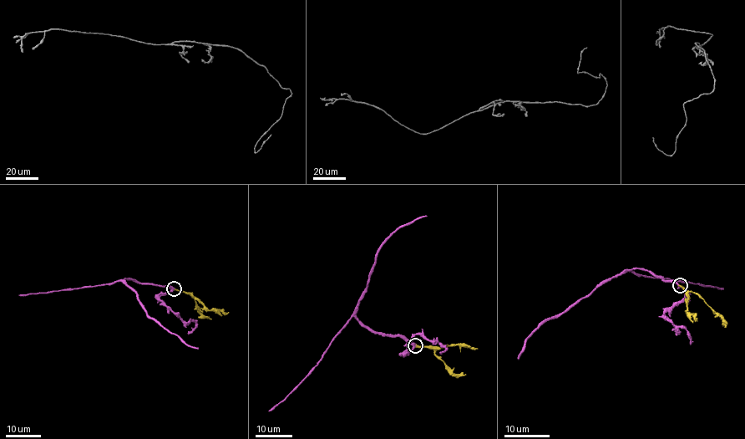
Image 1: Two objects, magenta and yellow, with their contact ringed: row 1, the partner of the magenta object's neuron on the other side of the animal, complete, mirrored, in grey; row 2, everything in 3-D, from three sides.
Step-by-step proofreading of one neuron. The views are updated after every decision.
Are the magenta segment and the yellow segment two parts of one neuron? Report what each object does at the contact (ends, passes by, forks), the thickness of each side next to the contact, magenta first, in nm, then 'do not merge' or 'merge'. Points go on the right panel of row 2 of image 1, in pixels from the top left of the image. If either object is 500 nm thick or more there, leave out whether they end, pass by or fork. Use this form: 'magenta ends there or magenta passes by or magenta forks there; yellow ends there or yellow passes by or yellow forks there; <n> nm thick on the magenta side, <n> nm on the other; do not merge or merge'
magenta passes by; yellow ends there; 400 nm thick on the magenta side, 360 nm on the other; merge

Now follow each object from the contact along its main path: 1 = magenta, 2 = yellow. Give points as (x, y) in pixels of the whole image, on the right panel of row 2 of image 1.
1: (680, 285), (636, 268), (601, 281), (590, 293), (560, 313), (542, 320), (526, 339), (519, 359)
2: (680, 285), (704, 300), (722, 318), (725, 328)

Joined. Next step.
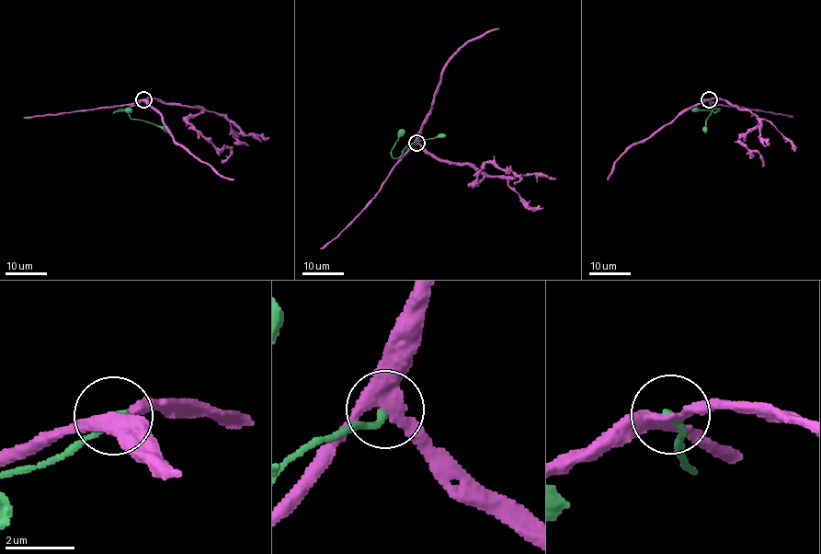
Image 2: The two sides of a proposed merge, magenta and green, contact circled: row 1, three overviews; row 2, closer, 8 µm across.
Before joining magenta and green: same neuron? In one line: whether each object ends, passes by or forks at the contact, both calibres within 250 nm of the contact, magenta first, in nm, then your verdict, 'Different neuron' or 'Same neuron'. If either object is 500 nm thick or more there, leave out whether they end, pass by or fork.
At the ring magenta forks. At the ring green ends. Thickness 360 nm (magenta) against 220 nm. Different neuron

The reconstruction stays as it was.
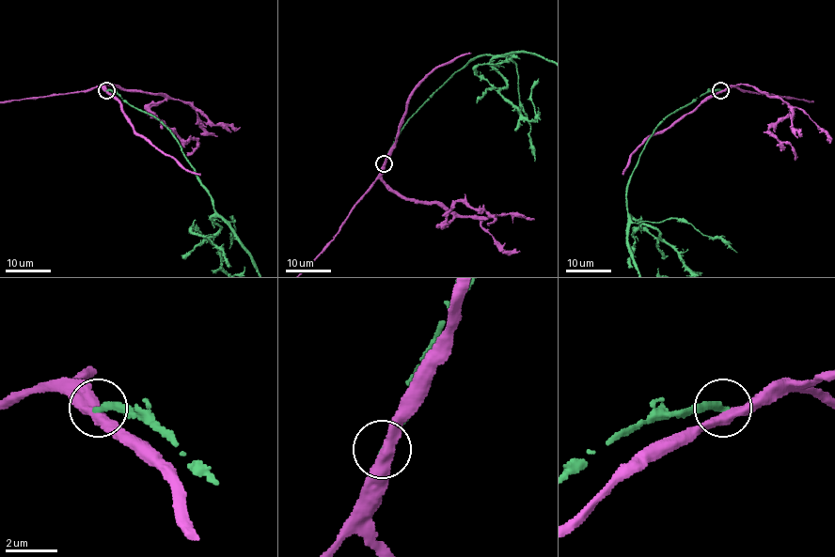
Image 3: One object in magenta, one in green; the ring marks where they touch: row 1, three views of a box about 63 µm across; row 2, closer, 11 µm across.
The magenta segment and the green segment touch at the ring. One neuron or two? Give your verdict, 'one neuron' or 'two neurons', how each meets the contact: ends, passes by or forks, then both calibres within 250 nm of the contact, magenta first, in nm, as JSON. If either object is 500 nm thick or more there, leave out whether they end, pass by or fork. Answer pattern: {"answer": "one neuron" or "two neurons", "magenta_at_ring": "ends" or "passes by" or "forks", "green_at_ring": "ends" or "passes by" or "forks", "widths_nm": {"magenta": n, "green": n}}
{"answer": "two neurons", "magenta_at_ring": "passes by", "green_at_ring": "ends", "widths_nm": {"magenta": 400, "green": 240}}

